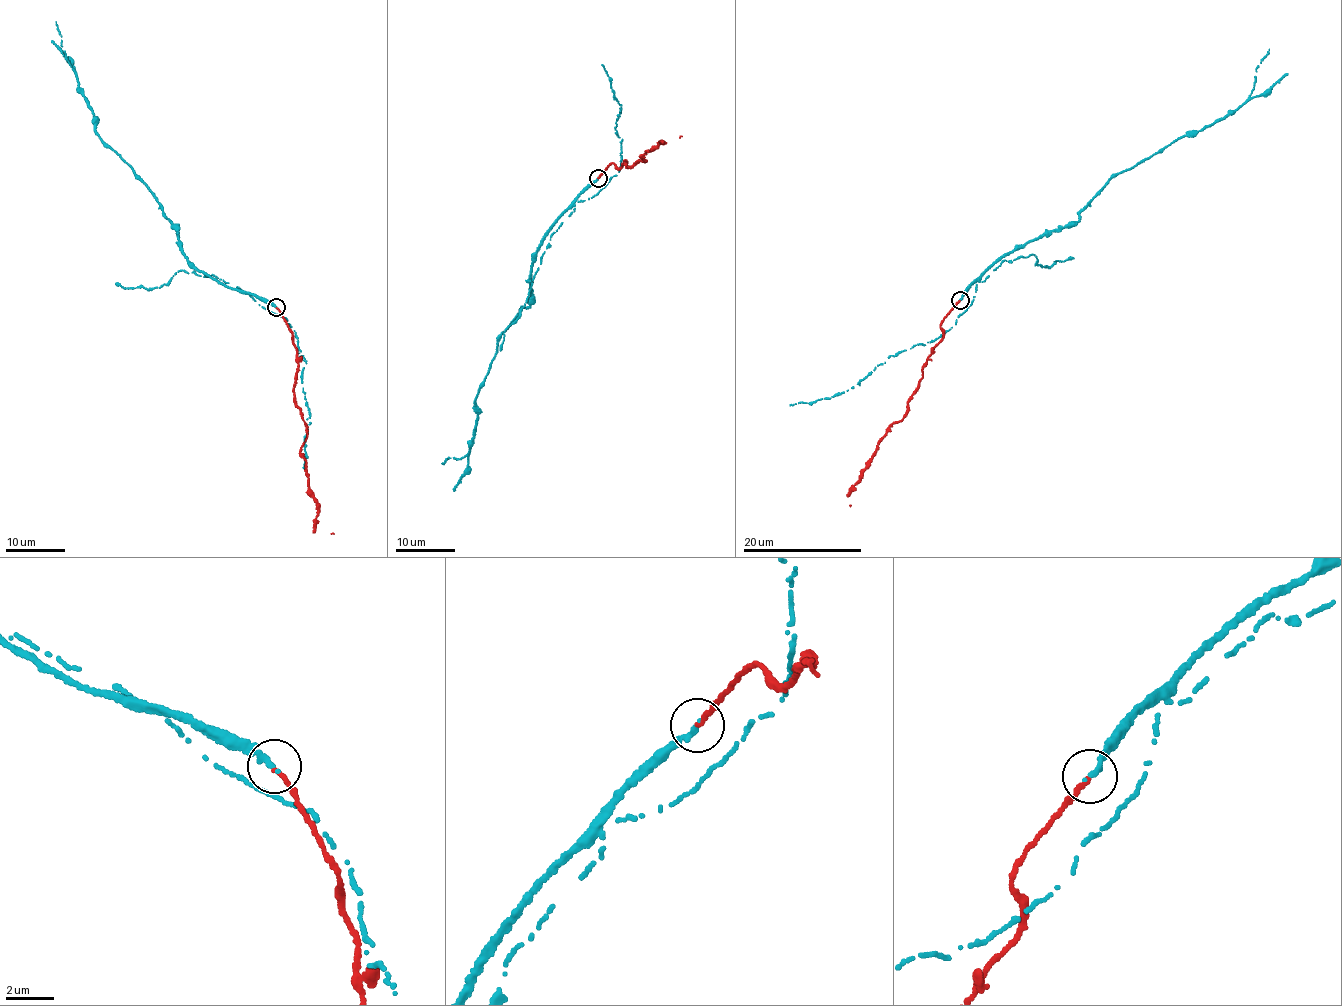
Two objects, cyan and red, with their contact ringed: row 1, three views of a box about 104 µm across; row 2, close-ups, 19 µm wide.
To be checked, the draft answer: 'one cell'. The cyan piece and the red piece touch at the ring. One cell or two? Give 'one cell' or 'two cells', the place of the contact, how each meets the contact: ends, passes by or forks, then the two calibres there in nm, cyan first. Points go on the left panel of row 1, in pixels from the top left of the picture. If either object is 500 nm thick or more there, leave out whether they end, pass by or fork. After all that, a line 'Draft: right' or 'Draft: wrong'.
two cells | (276, 307) | cyan ends | red ends | 280/220 nm
Draft: wrong

